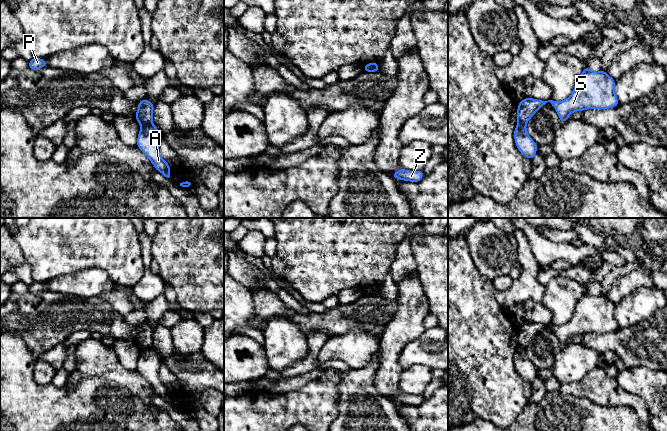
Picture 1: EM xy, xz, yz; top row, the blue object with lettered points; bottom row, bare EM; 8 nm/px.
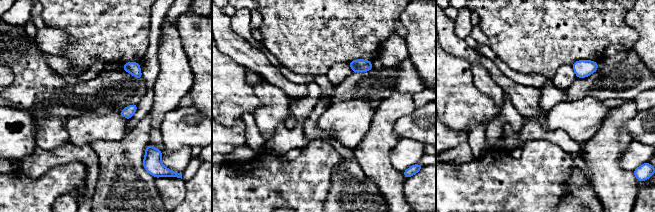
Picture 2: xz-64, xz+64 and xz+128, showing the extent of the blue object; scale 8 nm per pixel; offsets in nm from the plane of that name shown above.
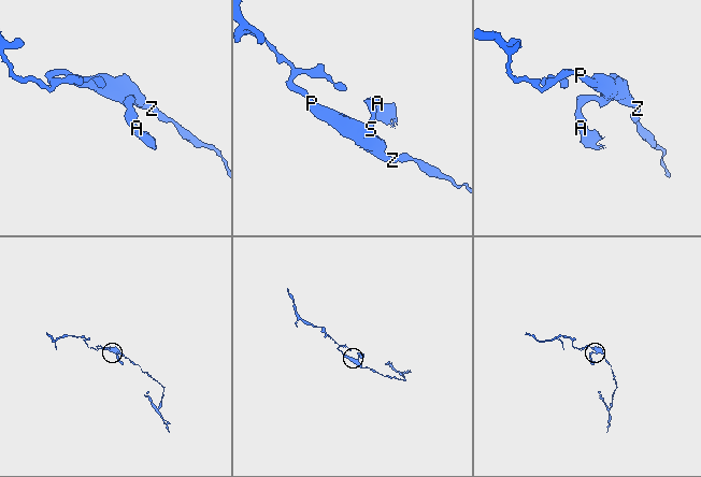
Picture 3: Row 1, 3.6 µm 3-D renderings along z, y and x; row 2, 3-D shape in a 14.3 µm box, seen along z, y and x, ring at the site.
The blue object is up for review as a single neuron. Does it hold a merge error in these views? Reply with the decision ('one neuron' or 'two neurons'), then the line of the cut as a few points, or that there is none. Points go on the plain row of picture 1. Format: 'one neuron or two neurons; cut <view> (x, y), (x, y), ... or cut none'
two neurons; cut xy (151, 346), (141, 350)

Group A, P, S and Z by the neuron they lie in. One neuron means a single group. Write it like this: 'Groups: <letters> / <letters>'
Groups: A / P S Z

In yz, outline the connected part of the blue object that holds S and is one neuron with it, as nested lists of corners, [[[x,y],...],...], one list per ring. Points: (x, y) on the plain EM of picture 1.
[[[587,290],[579,299],[572,318],[563,325],[543,325],[525,322],[518,327],[517,343],[527,348],[534,337],[547,326],[556,333],[561,347],[568,344],[572,336],[585,333],[609,333],[619,329],[614,316],[615,304],[604,294],[593,296]]]

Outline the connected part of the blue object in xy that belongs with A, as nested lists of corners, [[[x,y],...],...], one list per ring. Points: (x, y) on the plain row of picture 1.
[[[153,347],[145,348],[140,352],[137,370],[153,387],[155,393],[161,396],[167,404],[171,404],[169,398],[171,391],[159,378],[159,369],[162,364],[160,355]]]

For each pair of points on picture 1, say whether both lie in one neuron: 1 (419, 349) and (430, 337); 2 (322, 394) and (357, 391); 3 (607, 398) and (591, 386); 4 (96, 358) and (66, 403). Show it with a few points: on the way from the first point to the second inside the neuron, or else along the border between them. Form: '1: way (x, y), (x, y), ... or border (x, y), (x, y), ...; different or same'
1: way (422, 346), (428, 340); same
2: border (339, 371), (336, 416); different
3: way (603, 394), (595, 386); same
4: border (104, 377), (87, 377), (69, 389), (63, 386); different

